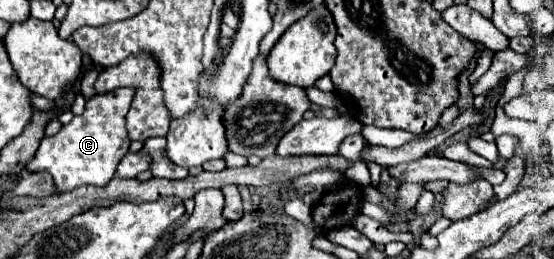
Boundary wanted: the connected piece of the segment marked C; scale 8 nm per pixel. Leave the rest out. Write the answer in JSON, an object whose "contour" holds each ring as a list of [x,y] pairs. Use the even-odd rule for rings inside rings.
{"contour":[[[116,88],[106,94],[96,94],[86,102],[86,110],[74,116],[56,136],[44,136],[34,158],[28,162],[28,172],[50,172],[54,186],[60,192],[70,192],[78,186],[108,184],[116,172],[116,164],[128,154],[128,132],[124,116],[134,98],[134,88]]]}

